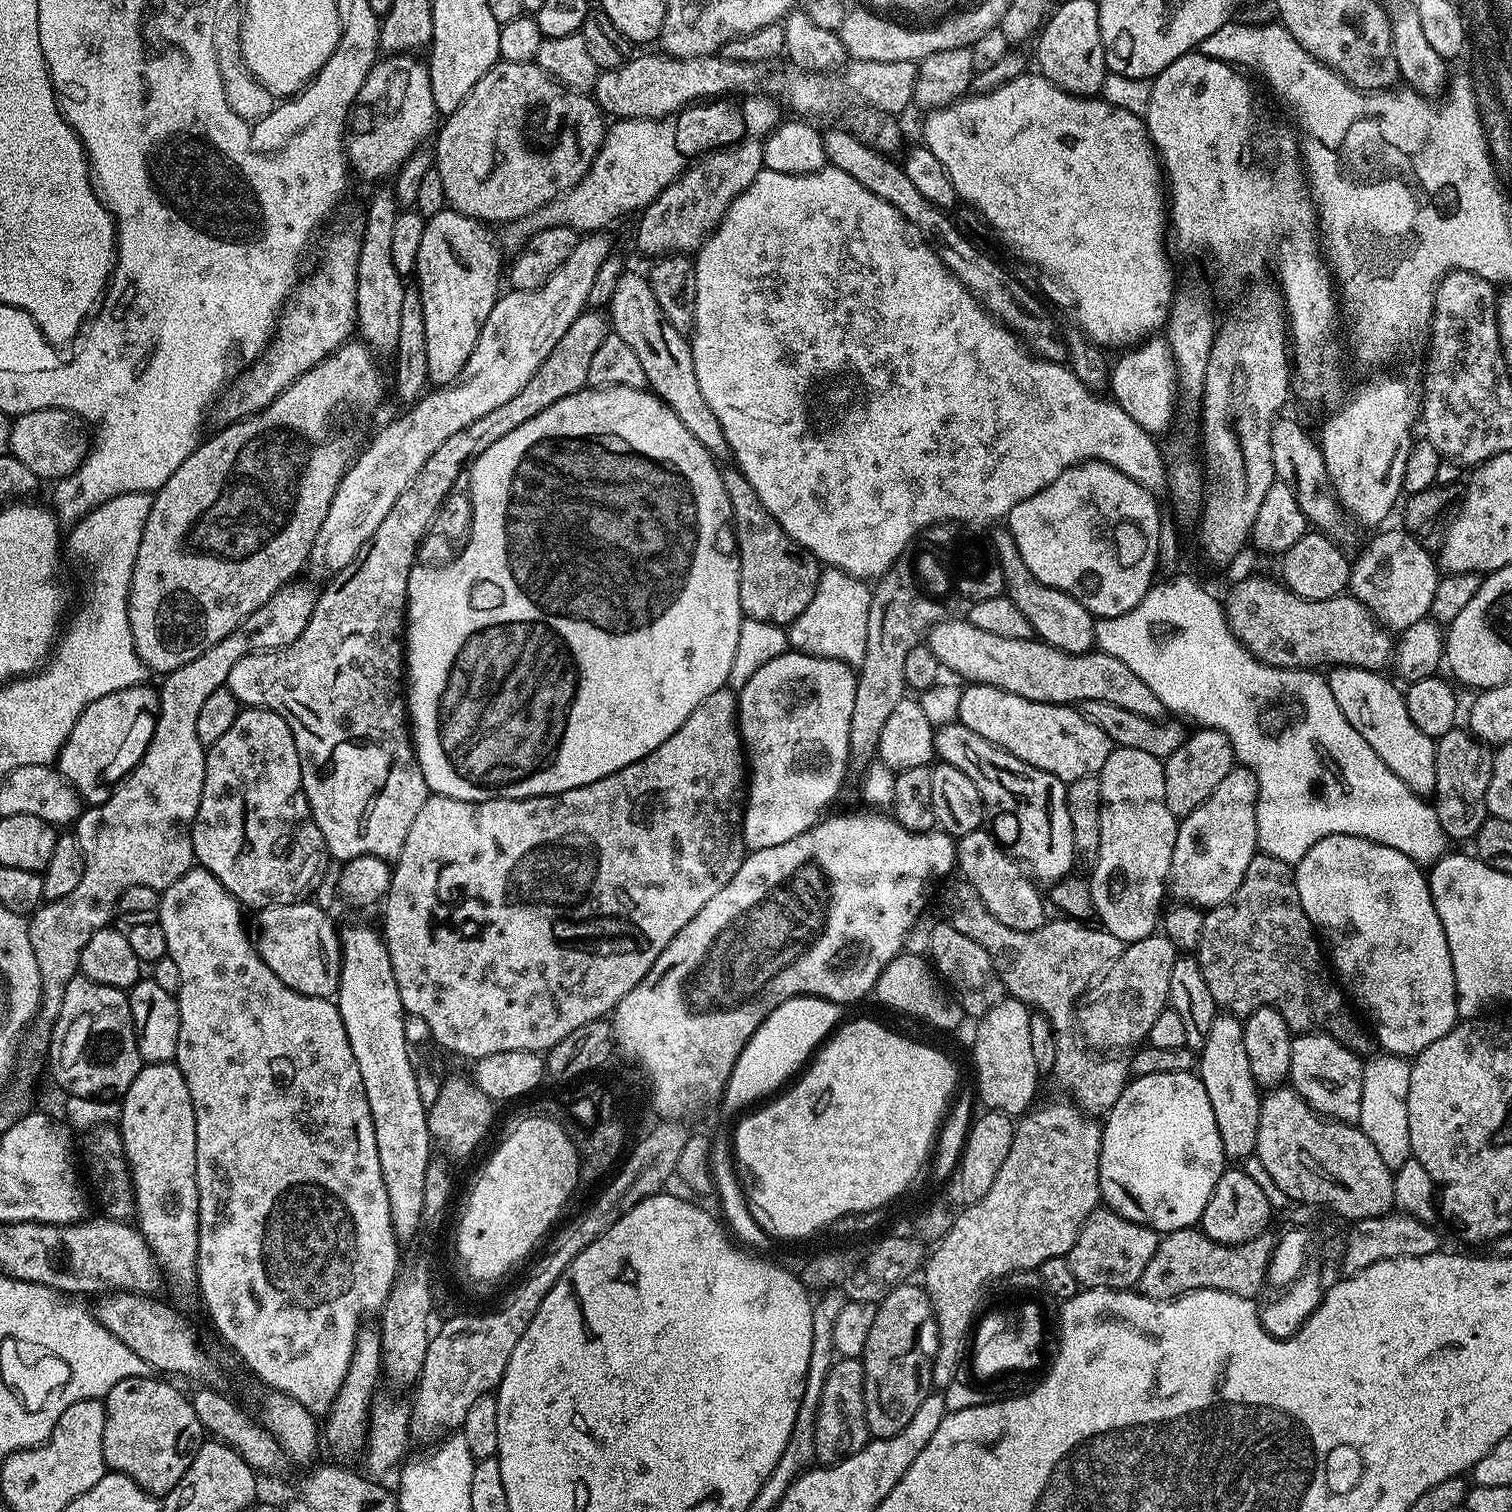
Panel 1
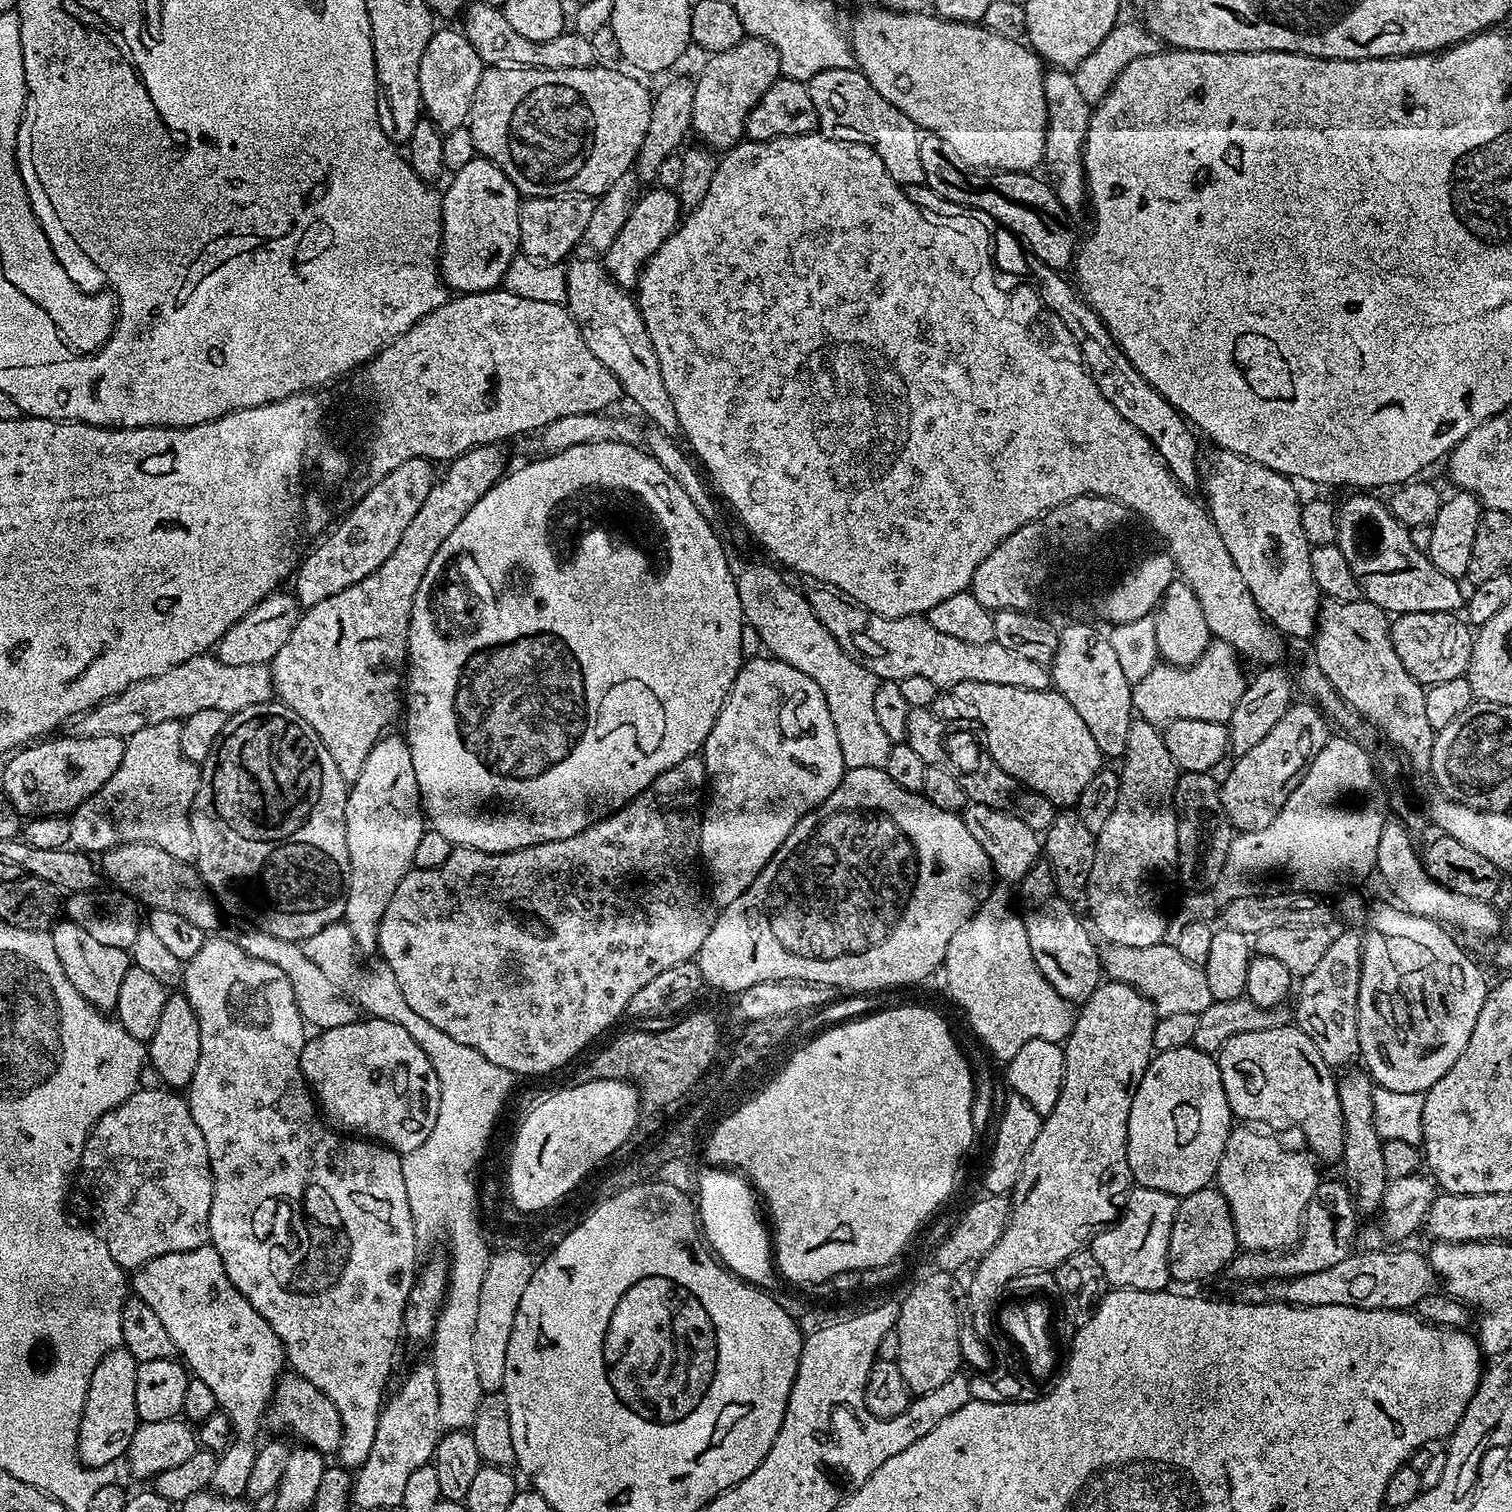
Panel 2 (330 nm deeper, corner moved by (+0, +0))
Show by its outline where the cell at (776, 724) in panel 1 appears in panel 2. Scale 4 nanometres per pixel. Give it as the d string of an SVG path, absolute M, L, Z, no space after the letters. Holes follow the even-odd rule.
M748 658L741 663L740 672L734 678L734 682L728 691L726 702L710 730L702 749L702 759L704 762L704 775L706 777L706 788L710 795L702 808L700 817L700 856L702 864L708 867L708 876L712 879L712 888L710 884L710 899L717 909L730 906L734 898L738 898L758 878L758 874L770 862L770 858L790 838L790 830L798 826L800 819L808 812L814 811L823 800L830 798L834 790L840 784L840 780L845 774L844 759L842 758L842 746L838 746L838 734L834 730L834 722L830 718L830 710L826 706L826 700L820 687L802 670L794 670L785 660L775 658Z

